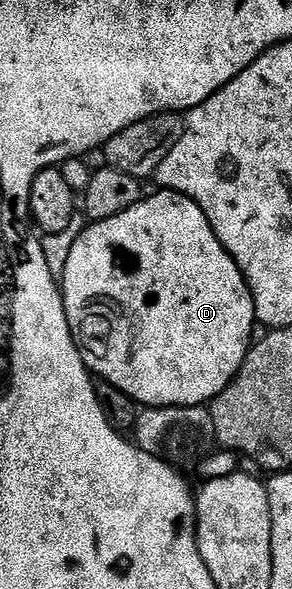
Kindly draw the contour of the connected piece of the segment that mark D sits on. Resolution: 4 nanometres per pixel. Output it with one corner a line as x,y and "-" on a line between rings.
155,190
152,196
151,193
144,195
142,200
129,206
129,210
113,218
88,223
77,242
73,242
73,250
69,250
69,262
65,262
61,291
69,330
88,372
102,383
111,384
117,390
121,390
139,406
198,408
210,405
211,401
217,398
217,394
221,394
221,390
225,390
225,386
229,386
229,382
233,382
233,378
241,370
241,362
245,362
256,335
255,303
237,262
225,250
225,246
221,246
217,234
213,234
213,226
209,226
209,218
205,218
201,206
197,206
197,202
179,192

